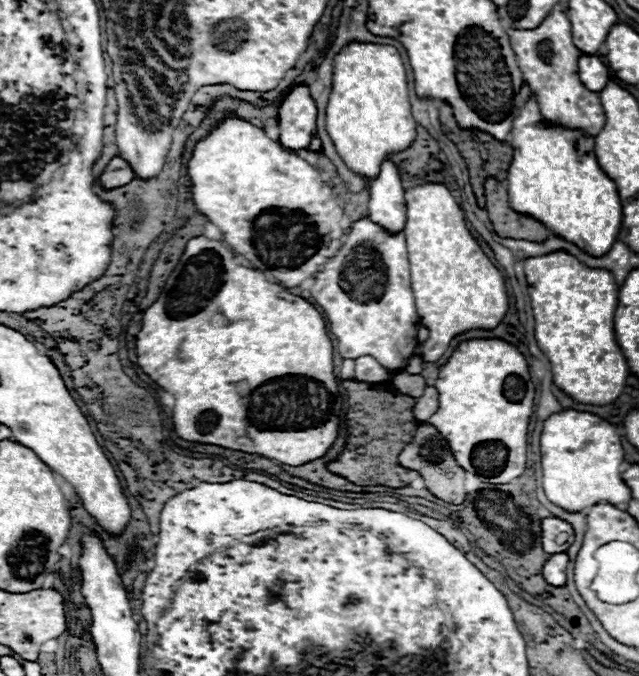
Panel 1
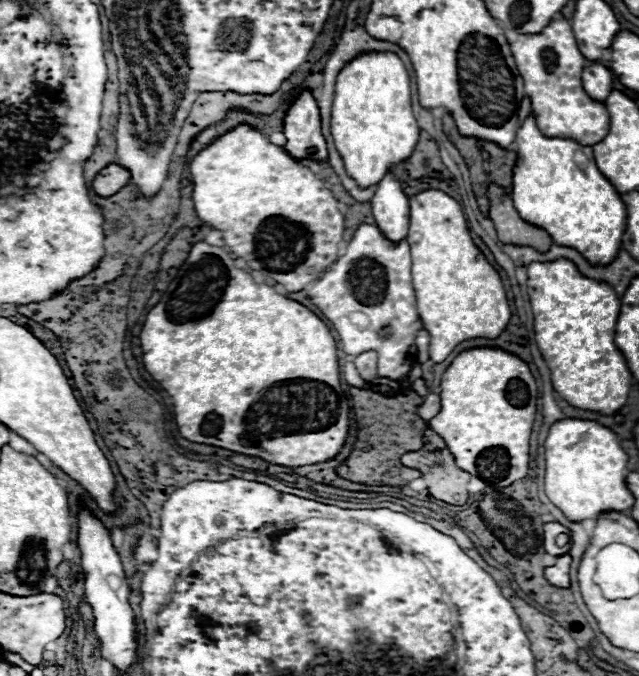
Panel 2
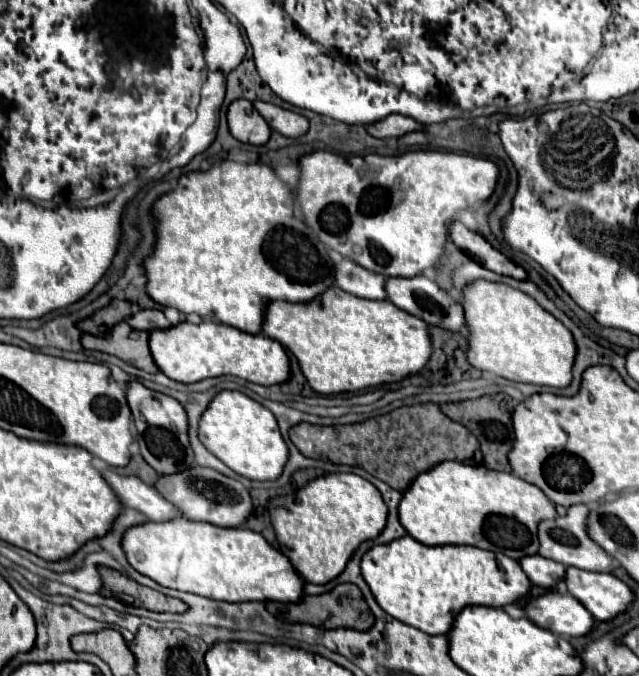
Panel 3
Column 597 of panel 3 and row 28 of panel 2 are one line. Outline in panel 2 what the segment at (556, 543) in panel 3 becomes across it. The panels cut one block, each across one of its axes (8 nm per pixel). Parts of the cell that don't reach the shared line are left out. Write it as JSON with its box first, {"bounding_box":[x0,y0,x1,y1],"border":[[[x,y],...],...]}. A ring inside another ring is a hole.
{"bounding_box":[510,16,610,144],"border":[[[556,16],[540,34],[520,34],[518,40],[510,44],[510,48],[512,48],[514,60],[518,64],[520,76],[524,78],[526,94],[532,100],[532,112],[536,114],[538,128],[546,136],[566,136],[566,138],[578,140],[580,144],[596,144],[596,142],[600,142],[600,138],[604,138],[608,134],[610,122],[608,122],[606,106],[598,100],[592,100],[582,88],[582,68],[586,64],[586,58],[578,50],[570,20]]]}

